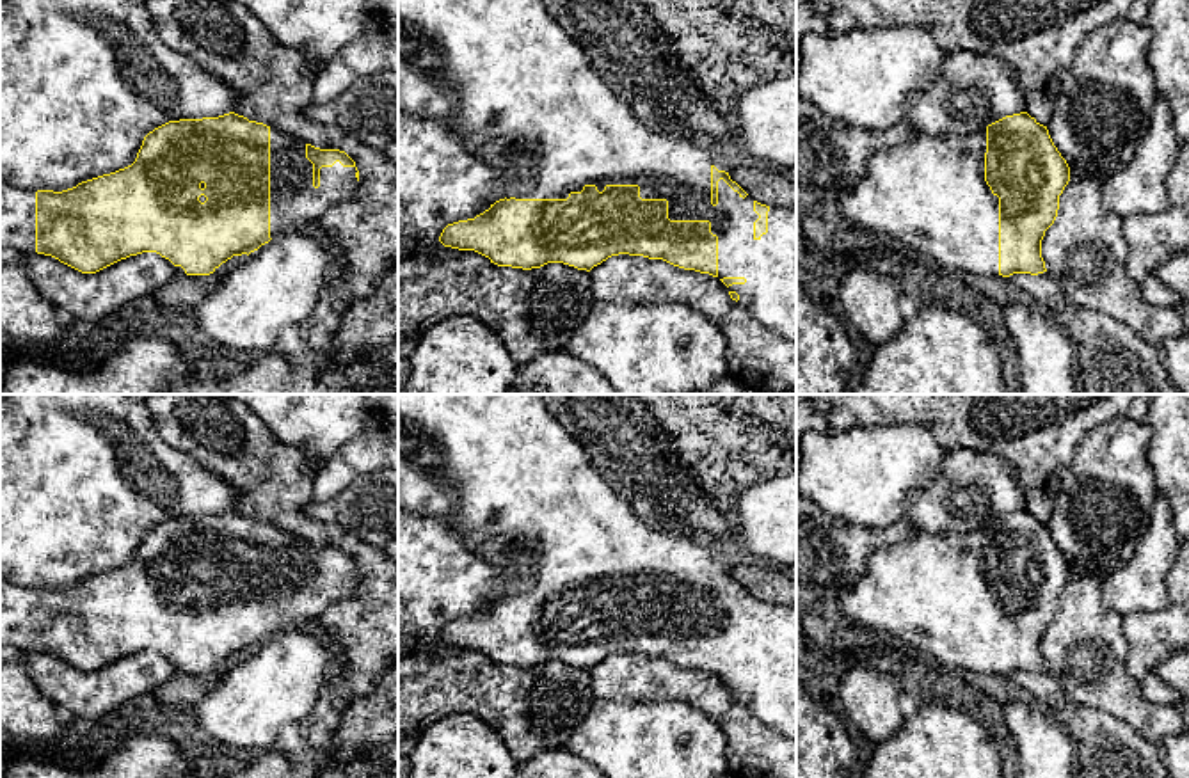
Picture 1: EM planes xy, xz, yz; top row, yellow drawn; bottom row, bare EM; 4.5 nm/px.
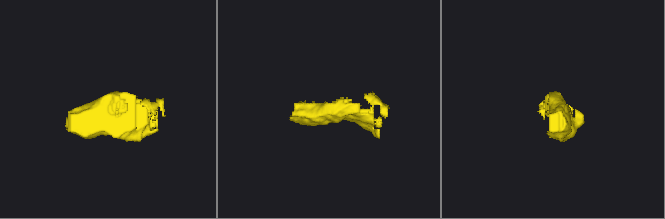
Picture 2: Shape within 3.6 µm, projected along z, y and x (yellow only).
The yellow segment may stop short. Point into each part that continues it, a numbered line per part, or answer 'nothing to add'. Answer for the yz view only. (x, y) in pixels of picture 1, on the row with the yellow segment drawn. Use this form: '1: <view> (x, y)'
1: yz (928, 192)

